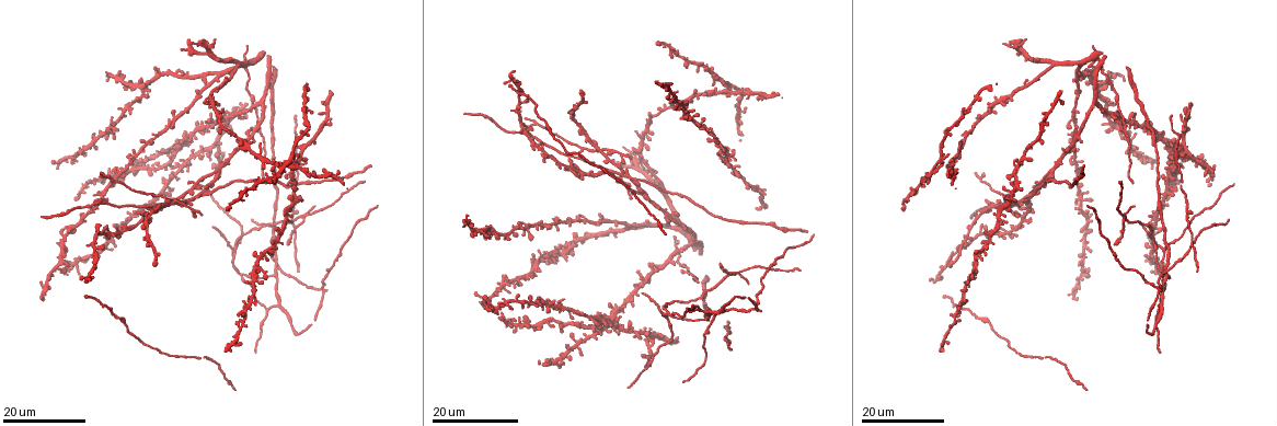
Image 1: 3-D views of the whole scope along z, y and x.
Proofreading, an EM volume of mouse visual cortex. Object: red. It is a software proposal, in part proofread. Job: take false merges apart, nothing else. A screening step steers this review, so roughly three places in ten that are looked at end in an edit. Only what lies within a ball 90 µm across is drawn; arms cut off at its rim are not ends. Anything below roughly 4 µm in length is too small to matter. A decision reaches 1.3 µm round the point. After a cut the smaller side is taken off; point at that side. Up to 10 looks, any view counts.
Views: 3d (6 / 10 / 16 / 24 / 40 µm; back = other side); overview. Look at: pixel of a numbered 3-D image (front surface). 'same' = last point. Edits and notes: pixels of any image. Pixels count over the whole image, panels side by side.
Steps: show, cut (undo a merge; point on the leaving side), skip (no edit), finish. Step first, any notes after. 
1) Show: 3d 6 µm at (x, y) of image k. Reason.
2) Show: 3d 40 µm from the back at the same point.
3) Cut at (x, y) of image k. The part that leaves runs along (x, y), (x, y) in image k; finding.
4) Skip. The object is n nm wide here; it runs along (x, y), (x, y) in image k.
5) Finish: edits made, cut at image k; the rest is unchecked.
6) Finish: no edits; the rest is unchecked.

Show: 3d 24 µm at (668, 314) of image 1. Thin arm on a thick one.

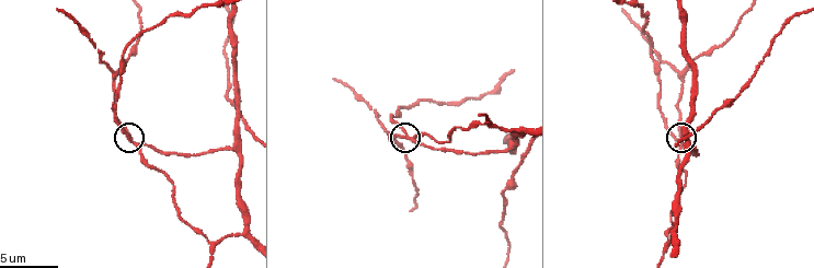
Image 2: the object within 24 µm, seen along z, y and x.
Show: 3d 6 µm at (676, 140) of image 2. Zoom in.

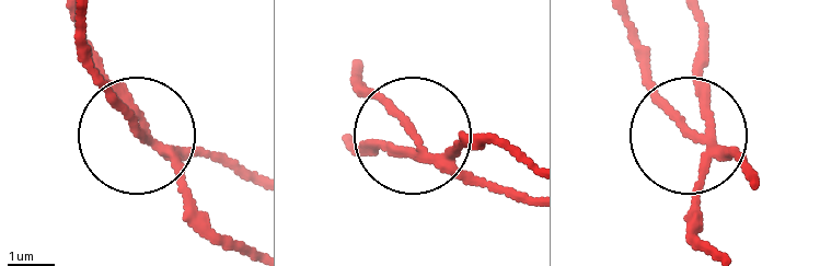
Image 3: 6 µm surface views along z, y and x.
Skip. It runs along (699, 15), (686, 125), (644, 55) in image 3; continuous, no second neuron.

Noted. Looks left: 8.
Show: 3d 10 µm at (113, 74) of image 2. Thin arm on a thick one.

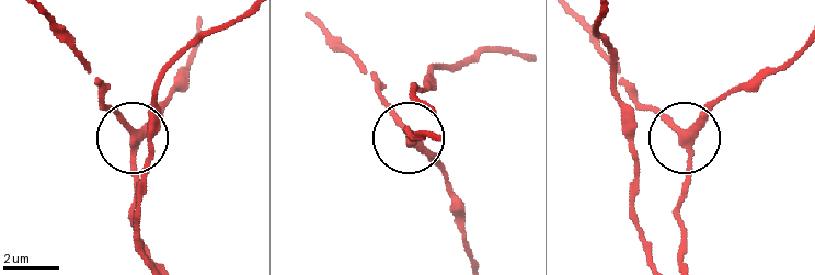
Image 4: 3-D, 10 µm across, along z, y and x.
Skip. It runs along (801, 47), (730, 89), (688, 136), (674, 132), (627, 84) in image 4; continuous, no second neuron.

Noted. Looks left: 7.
Show: 3d 10 µm at (693, 131) of image 2. Three arms meet.

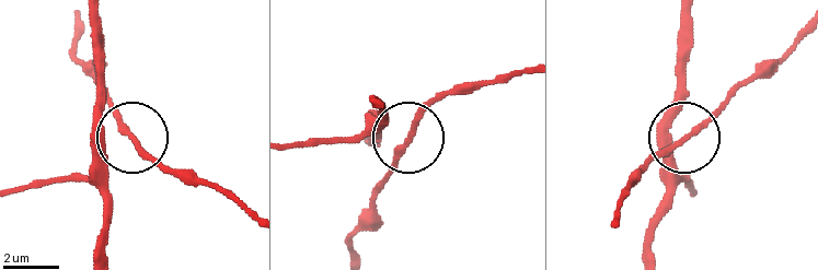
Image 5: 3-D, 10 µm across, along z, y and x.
Skip. It runs along (18, 192), (88, 176), (133, 140), (170, 168) in image 5; all the same neuron.

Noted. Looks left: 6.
Show: 3d 24 µm at (1125, 219) of image 1. Four arms meet.

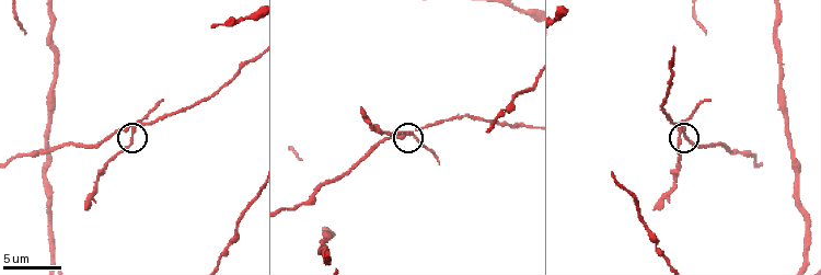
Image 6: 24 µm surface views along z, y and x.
Show: 3d 10 µm at (679, 132) of image 6. Closer look.

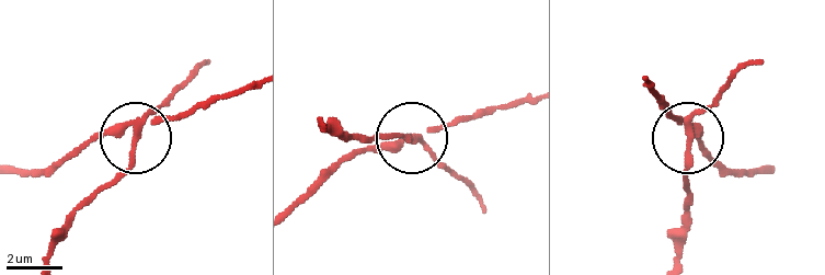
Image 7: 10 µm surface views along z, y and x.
Cut at (130, 162) of image 7. The object is 210 nm wide here; the part that leaves runs along (136, 124), (133, 157), (79, 206), (50, 256) in image 7; two neurons meet here.

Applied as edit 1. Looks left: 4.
Show: 3d 10 µm at (666, 245) of image 2.

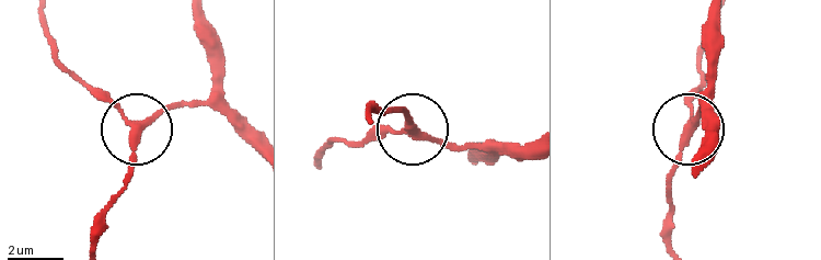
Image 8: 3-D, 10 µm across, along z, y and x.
Skip. The object is 240 nm wide here; it runs along (43, 10), (64, 66), (133, 130), (135, 151), (120, 191) in image 8; one neuron here.

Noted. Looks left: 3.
Finish: edits made, cut at image 7; the rest is unchecked.

